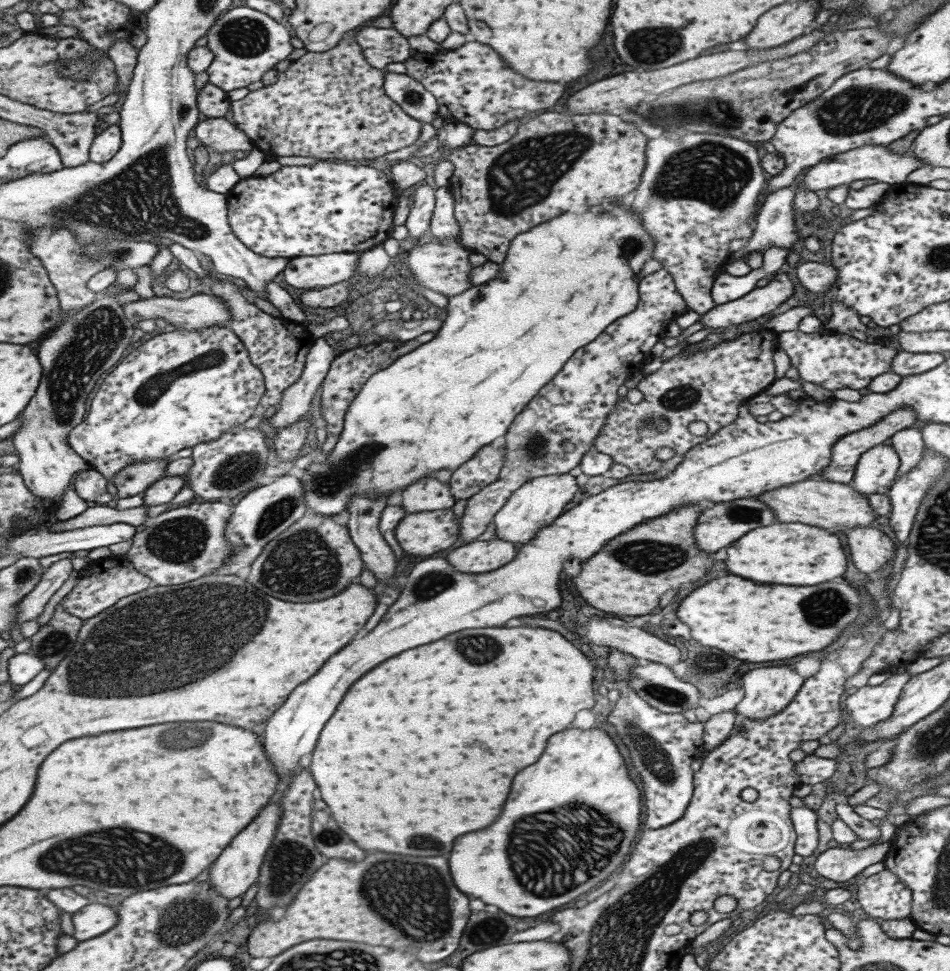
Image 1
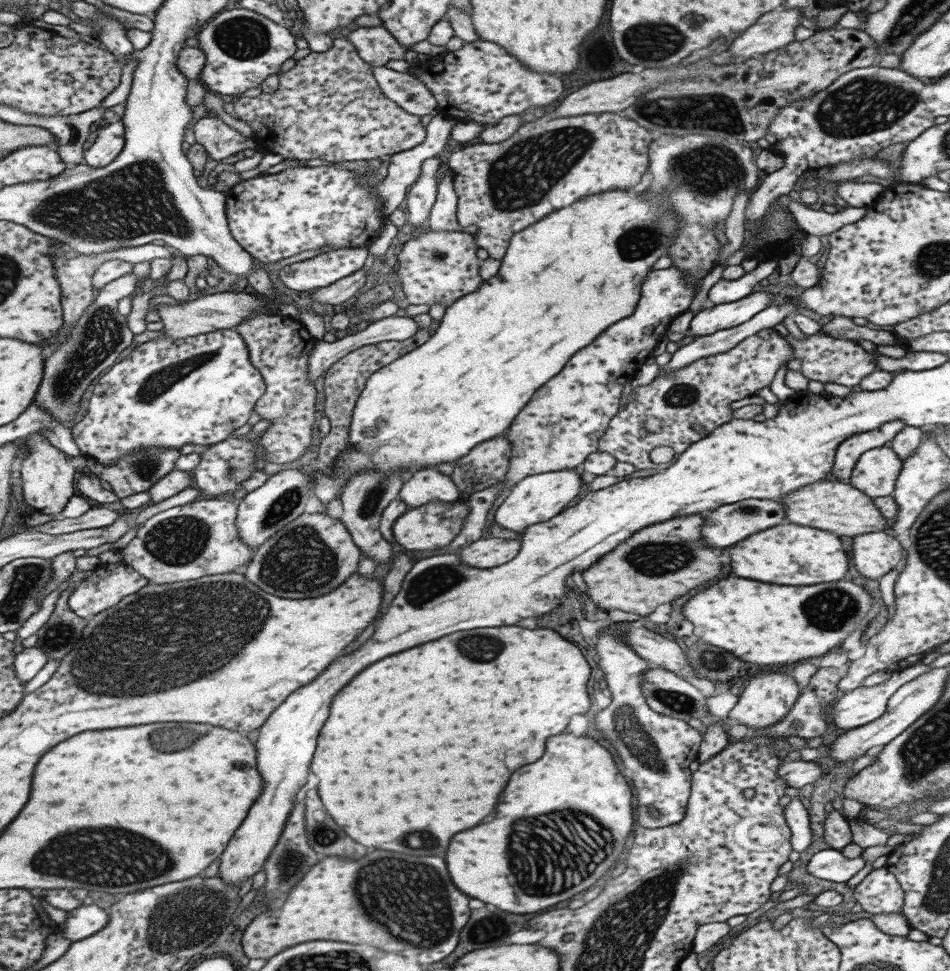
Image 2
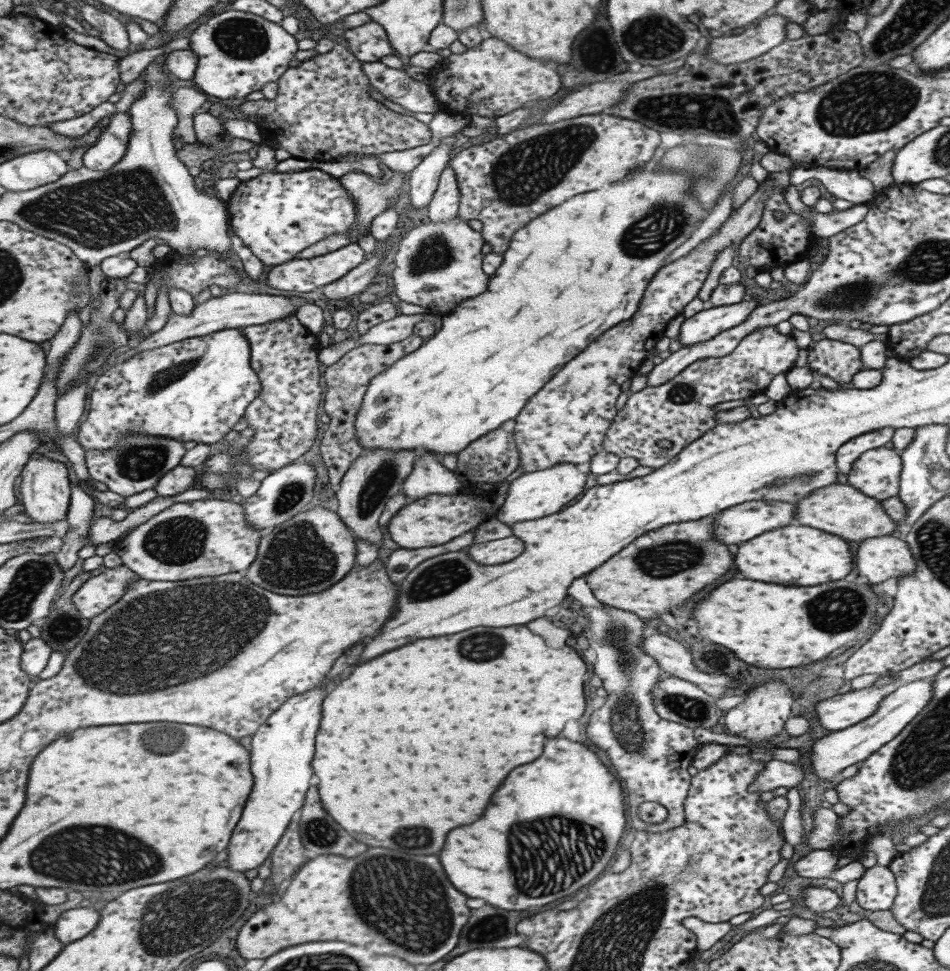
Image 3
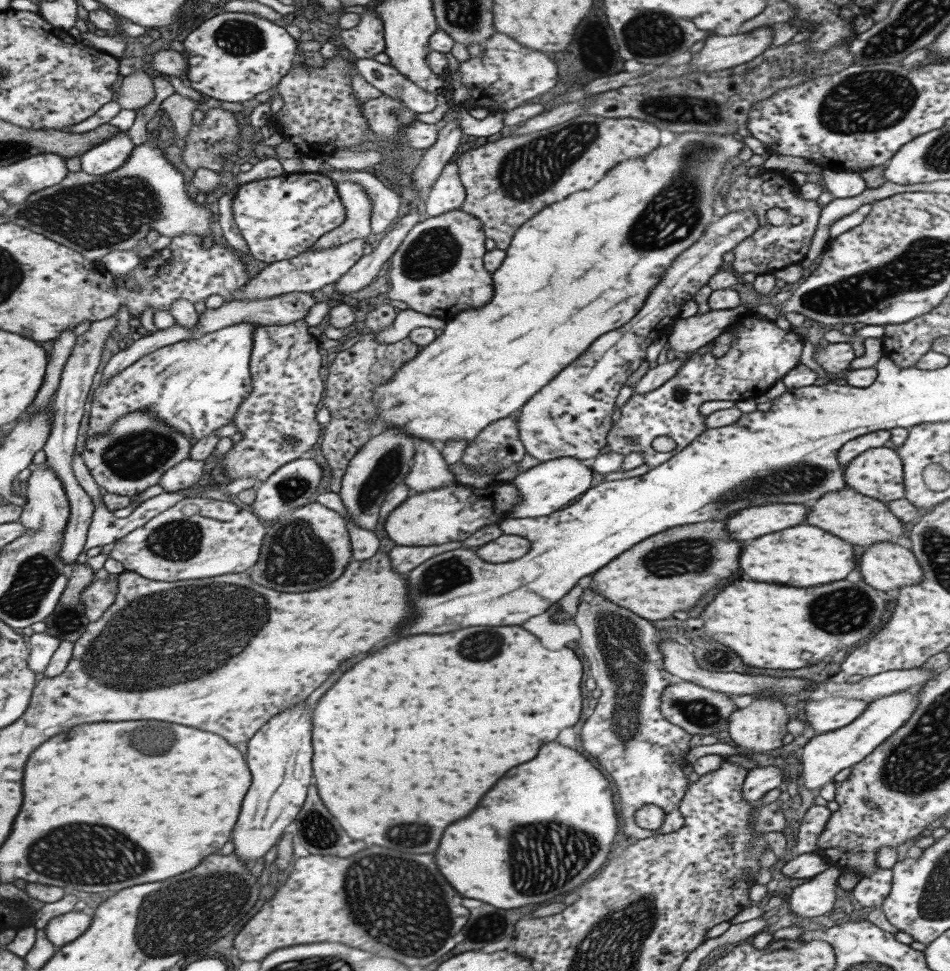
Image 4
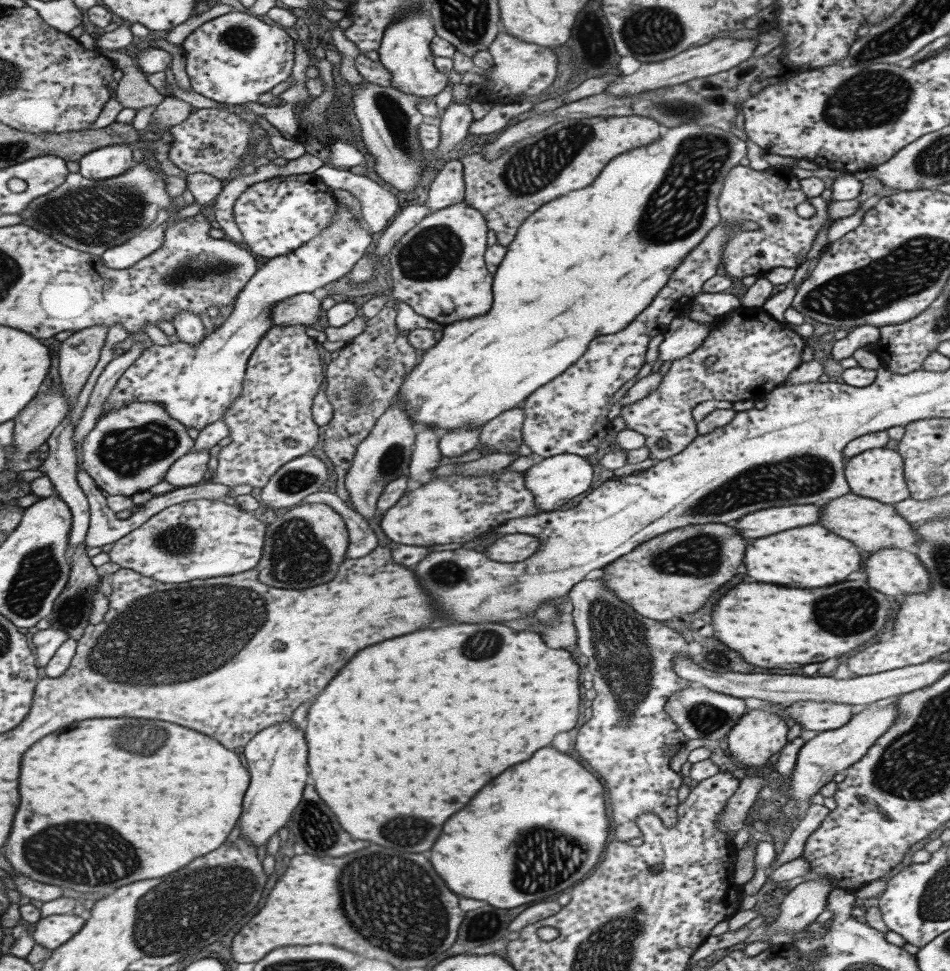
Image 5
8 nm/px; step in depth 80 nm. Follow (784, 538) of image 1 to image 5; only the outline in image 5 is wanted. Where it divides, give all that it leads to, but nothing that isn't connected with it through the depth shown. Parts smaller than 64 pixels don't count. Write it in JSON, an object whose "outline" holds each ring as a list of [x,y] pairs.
{"outline":[[[817,524],[757,538],[747,544],[743,556],[743,566],[747,568],[747,576],[751,580],[781,586],[789,586],[791,582],[791,588],[819,588],[843,582],[847,574],[859,570],[859,564],[861,556],[849,540],[839,538]]]}

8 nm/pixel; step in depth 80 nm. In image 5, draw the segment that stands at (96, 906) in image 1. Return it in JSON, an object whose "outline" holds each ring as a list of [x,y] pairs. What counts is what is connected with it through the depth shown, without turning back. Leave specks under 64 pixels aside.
{"outline":[[[52,914],[39,919],[33,935],[36,943],[50,952],[67,943],[83,926],[84,918],[79,915]]]}

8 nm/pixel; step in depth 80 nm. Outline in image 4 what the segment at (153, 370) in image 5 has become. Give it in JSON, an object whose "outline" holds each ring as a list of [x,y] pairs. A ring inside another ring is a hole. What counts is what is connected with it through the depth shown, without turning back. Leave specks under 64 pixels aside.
{"outline":[[[353,239],[318,251],[314,251],[311,246],[297,256],[267,263],[243,285],[243,293],[240,296],[253,300],[254,298],[269,298],[287,293],[312,293],[315,290],[327,289],[361,258],[363,242],[365,239]],[[241,321],[216,332],[209,332],[197,339],[185,339],[158,348],[141,356],[133,364],[112,376],[93,391],[86,436],[104,435],[112,422],[131,411],[147,411],[162,423],[168,424],[187,438],[202,439],[212,435],[215,429],[232,422],[238,404],[249,394],[250,374],[248,360],[252,349],[253,329],[257,324]]]}

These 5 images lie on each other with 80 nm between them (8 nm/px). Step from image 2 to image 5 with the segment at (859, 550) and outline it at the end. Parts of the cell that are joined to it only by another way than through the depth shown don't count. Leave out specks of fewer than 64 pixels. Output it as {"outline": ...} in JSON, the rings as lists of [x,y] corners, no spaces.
{"outline":[[[881,549],[865,562],[866,583],[884,596],[903,596],[929,591],[929,573],[911,550]]]}

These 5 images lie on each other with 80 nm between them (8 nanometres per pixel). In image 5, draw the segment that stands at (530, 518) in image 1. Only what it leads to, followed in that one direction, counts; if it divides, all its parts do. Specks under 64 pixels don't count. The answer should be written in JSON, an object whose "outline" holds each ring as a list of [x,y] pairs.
{"outline":[[[558,454],[537,459],[524,472],[524,485],[533,493],[534,501],[541,512],[555,511],[571,500],[573,496],[584,494],[593,480],[593,466],[585,457],[574,454]]]}

